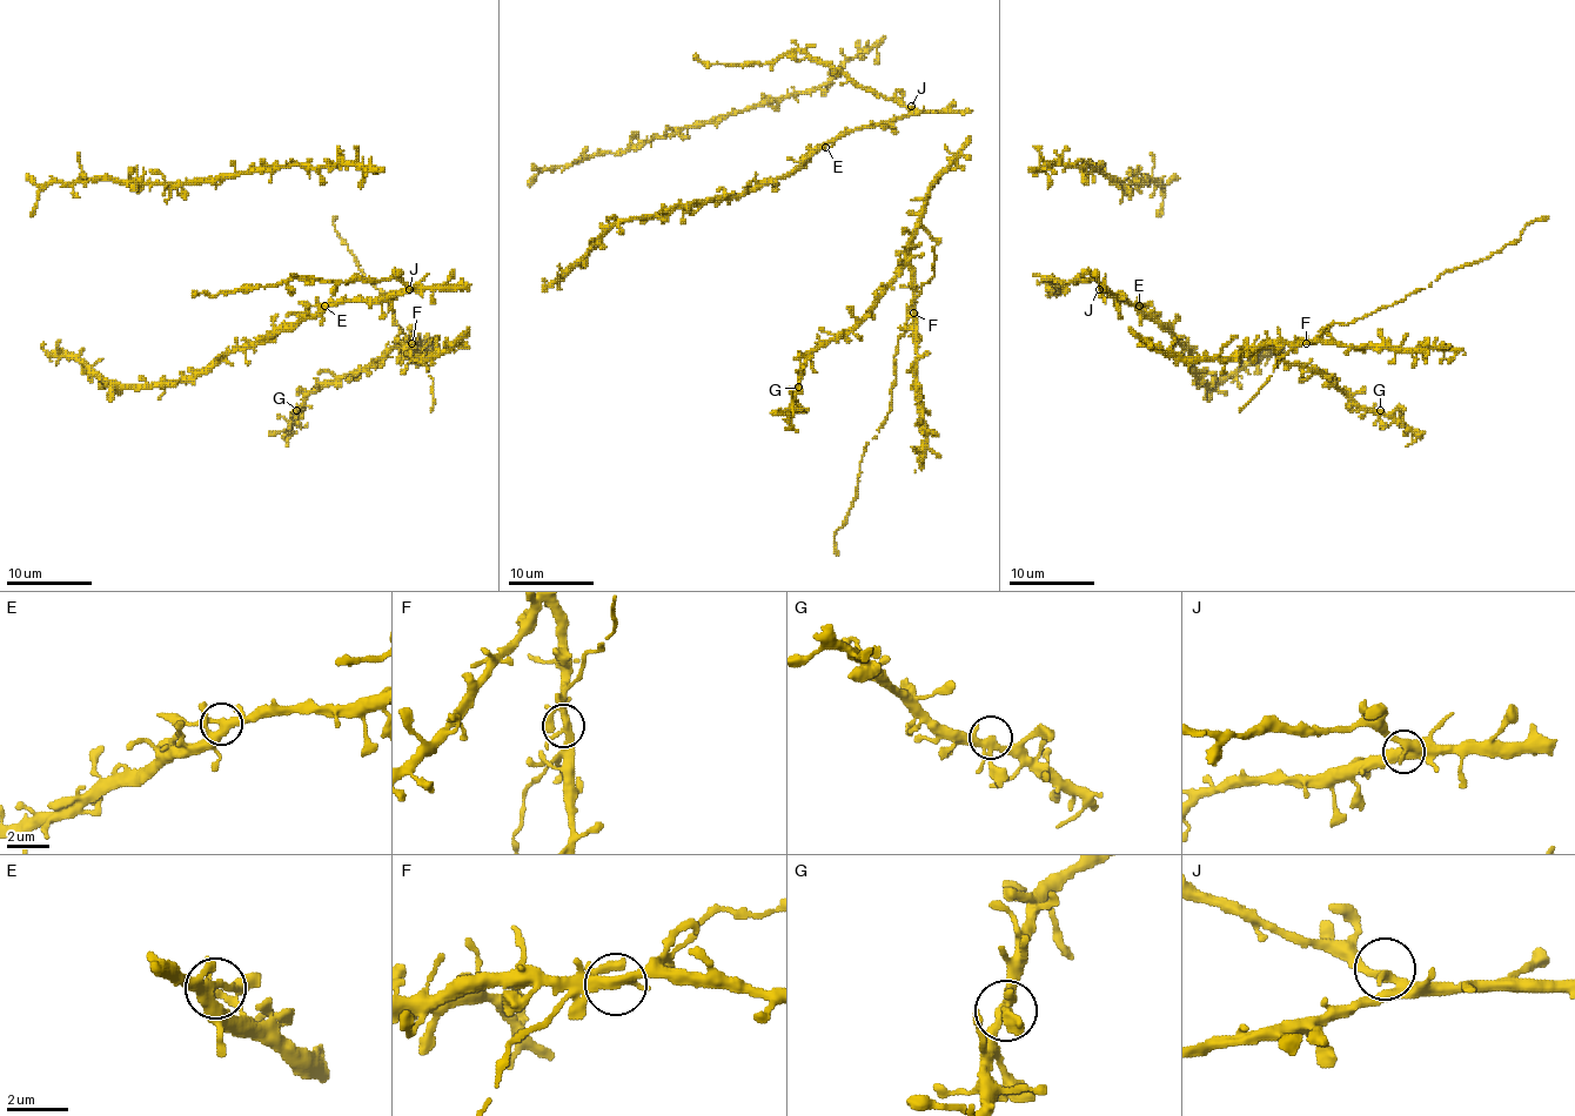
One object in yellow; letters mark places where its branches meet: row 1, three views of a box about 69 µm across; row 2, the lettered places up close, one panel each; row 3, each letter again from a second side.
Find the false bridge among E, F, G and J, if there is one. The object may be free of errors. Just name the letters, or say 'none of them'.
none of them

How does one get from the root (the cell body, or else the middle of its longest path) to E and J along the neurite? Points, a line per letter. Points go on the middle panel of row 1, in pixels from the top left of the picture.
E: (932, 113), (909, 113), (845, 129), (825, 147)
J: (932, 113), (917, 113), (911, 106)

